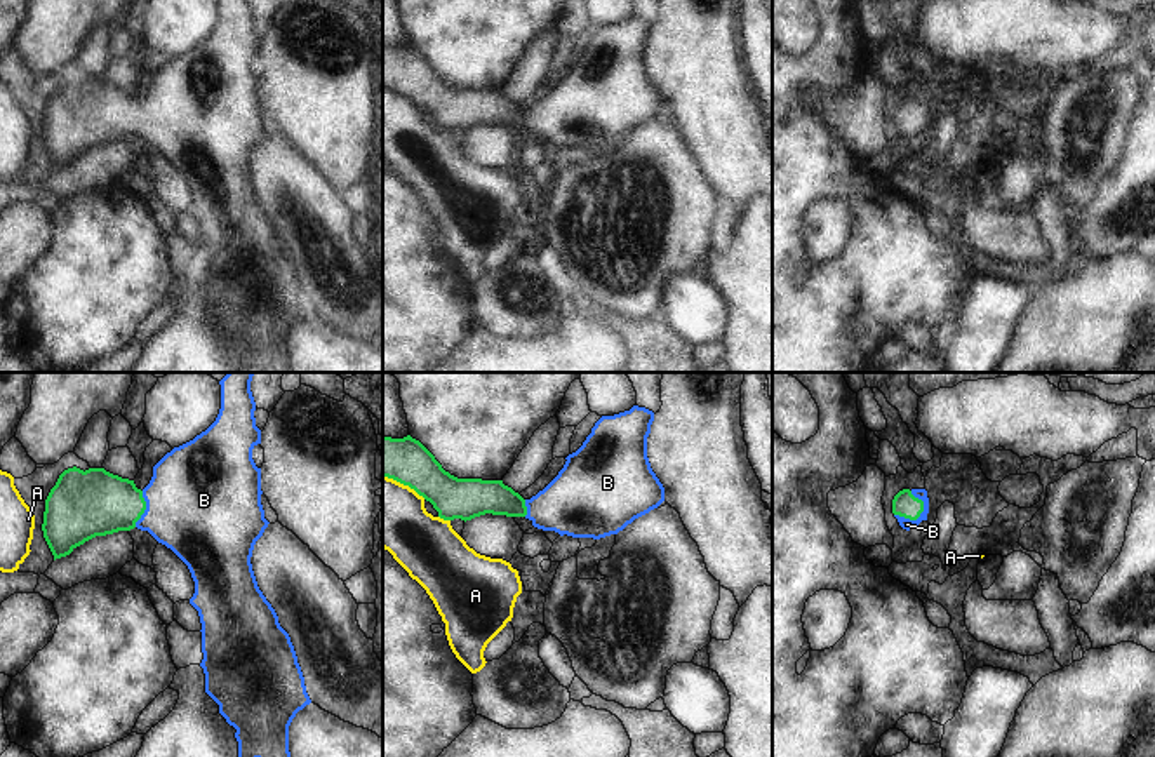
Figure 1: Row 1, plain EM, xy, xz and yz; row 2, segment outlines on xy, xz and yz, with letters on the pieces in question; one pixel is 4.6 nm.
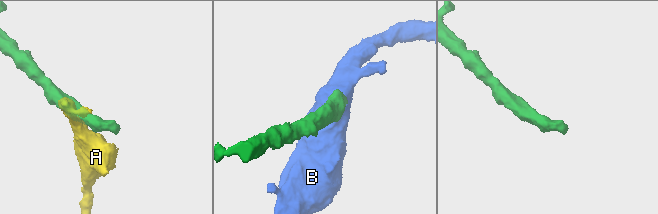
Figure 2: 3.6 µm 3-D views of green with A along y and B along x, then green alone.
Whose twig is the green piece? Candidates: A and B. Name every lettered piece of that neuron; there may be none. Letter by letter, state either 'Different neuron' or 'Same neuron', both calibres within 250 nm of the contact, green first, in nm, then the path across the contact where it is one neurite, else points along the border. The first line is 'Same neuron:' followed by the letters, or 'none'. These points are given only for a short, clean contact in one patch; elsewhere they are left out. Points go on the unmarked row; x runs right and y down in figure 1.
Same neuron: B
A: Different neuron. Thickness 190 nm (green) against 320 nm. Boundary: xz (439, 126), (449, 131)
B: Same neuron. Thickness 110 nm (green) against 50 nm. Path across: yz (905, 113), (914, 129), (907, 134)

